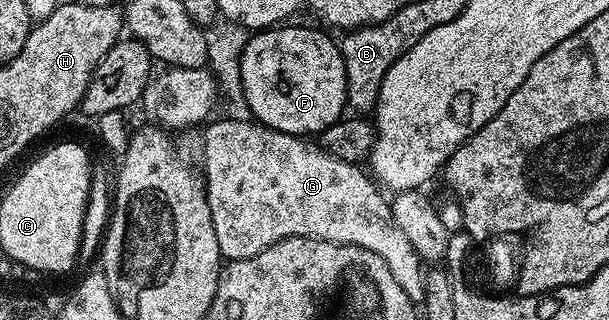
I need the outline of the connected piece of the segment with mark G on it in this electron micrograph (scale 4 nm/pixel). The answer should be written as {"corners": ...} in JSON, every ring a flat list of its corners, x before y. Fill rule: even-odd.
{"corners":[[253,119,245,120,211,120,201,130,200,173,206,182,206,198,212,211,212,227,216,227,216,243,220,243,223,258,227,262,248,259,252,255,260,255,260,251,289,237,311,237,341,245,364,247,380,255,380,259,388,263,392,279,396,279,396,283,404,287,411,301,421,303,426,282,423,259,416,247,412,247,412,243,408,241,408,235,404,235,400,226,394,223,390,201,381,197,383,194,372,180,371,174,362,165,353,165,332,155,322,148,321,144,309,145,309,140,259,125]]}

